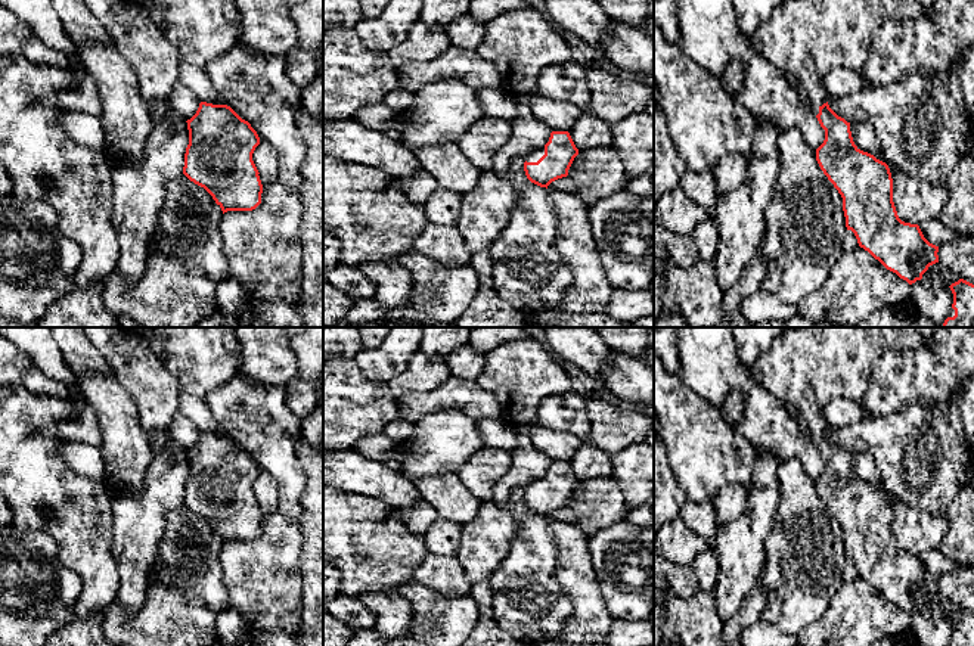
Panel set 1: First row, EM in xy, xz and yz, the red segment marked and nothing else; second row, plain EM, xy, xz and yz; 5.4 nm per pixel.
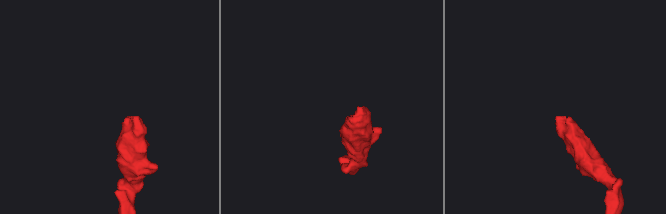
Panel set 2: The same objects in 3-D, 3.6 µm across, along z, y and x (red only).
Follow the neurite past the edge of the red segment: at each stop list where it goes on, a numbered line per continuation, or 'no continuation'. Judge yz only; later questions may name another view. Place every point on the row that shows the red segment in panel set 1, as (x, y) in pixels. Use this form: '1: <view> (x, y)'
1: yz (803, 39)

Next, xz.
1: xz (536, 155)

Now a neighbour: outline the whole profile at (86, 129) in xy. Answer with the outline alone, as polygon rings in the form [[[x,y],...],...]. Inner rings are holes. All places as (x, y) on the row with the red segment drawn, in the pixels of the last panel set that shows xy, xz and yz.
[[[61,109],[61,125],[68,136],[91,149],[103,149],[105,131],[99,117]]]

